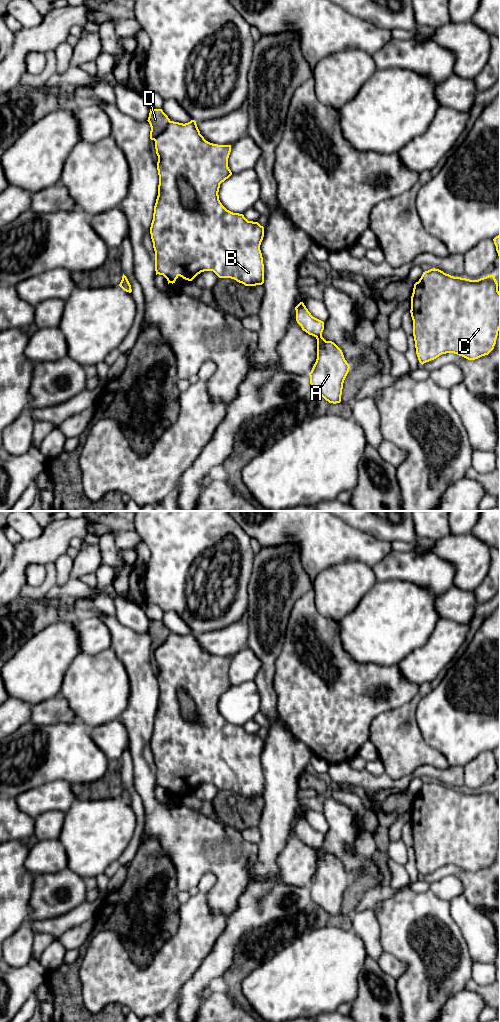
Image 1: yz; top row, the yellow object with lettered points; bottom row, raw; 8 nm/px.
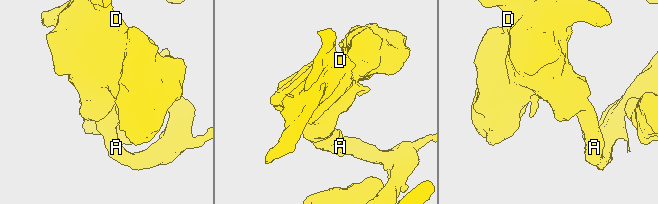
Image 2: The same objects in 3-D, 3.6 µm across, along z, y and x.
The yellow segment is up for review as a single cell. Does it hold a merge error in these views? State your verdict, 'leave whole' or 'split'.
split

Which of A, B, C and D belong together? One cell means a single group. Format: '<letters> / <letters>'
A B C / D

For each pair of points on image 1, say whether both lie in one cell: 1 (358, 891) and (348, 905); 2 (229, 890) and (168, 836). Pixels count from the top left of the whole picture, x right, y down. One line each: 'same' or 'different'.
1: same
2: same

